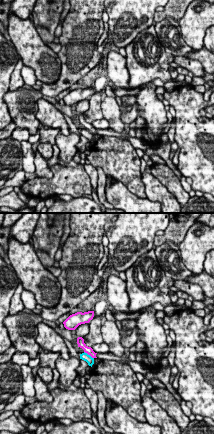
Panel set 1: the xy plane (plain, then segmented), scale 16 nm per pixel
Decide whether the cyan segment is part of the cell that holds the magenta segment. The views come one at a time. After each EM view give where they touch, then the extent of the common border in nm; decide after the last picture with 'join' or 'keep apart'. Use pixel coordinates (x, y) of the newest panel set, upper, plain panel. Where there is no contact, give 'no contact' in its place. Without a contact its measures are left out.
contact (89, 130); length 200 nm

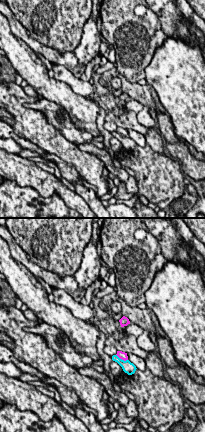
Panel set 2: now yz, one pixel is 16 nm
contact (122, 135); length 220 nm

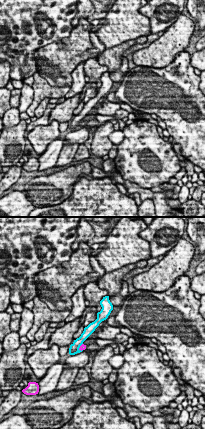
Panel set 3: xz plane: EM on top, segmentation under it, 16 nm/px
contact (80, 123); length 140 nm

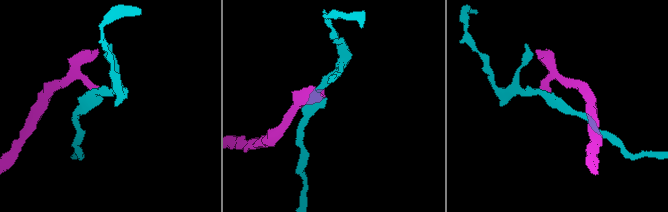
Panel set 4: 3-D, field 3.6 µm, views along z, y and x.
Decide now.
keep apart

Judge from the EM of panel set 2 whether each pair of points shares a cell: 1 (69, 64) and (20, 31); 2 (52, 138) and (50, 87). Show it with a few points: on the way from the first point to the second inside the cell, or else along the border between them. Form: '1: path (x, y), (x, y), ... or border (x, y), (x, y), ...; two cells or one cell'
1: path (57, 58), (31, 43); one cell
2: border (38, 94), (43, 97); two cells

